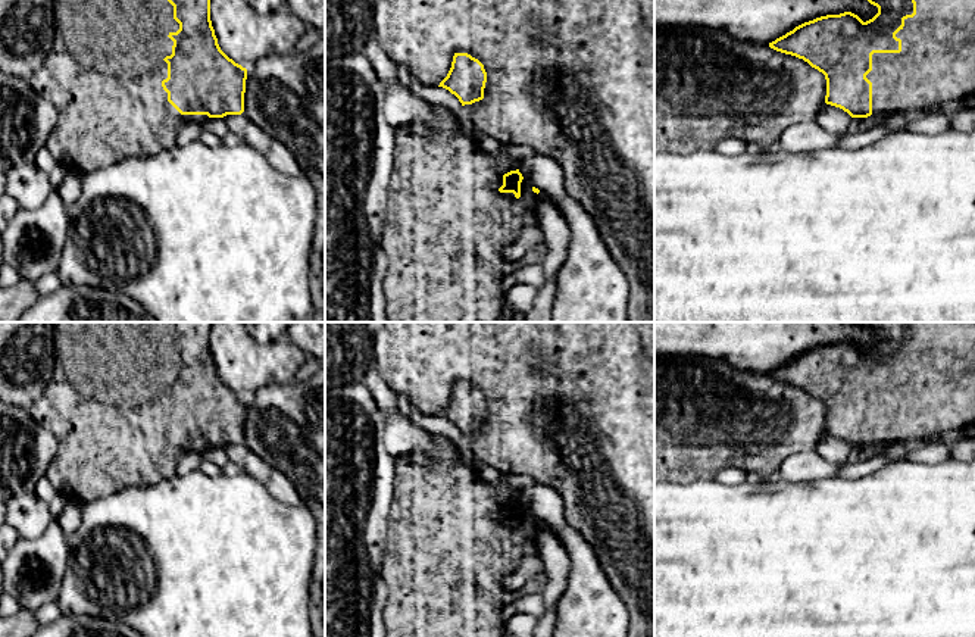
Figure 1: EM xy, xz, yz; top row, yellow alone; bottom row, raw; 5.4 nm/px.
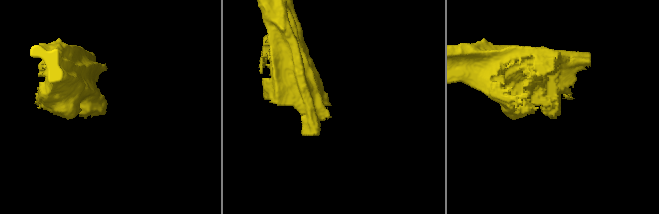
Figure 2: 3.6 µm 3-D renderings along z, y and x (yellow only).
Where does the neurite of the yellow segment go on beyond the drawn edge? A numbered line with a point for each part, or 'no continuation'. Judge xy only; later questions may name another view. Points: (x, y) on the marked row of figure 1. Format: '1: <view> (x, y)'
1: xy (103, 74)

